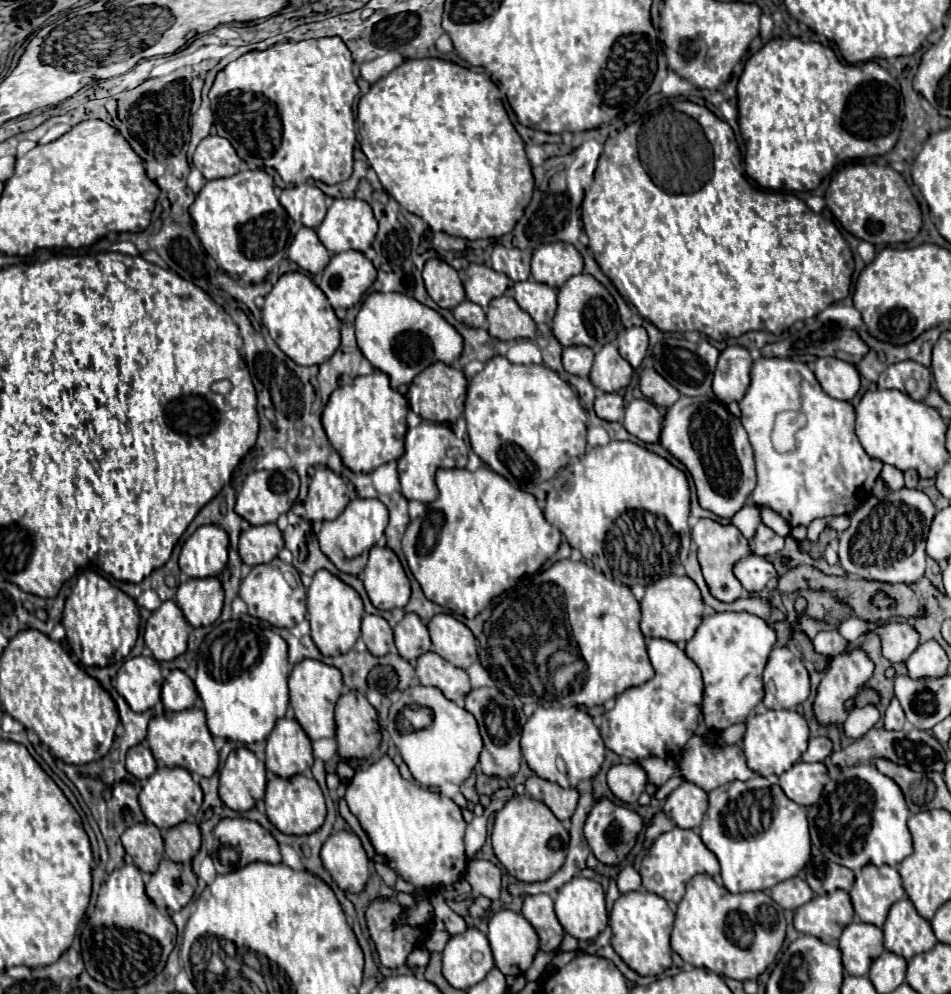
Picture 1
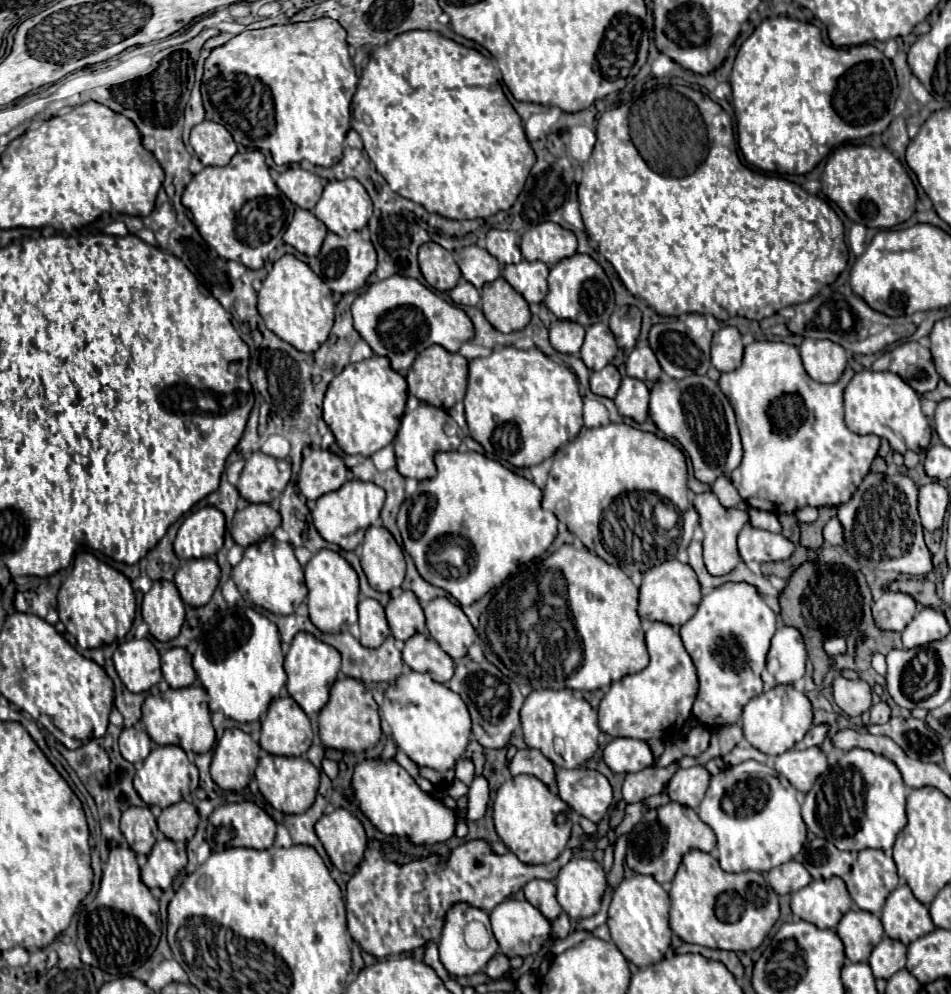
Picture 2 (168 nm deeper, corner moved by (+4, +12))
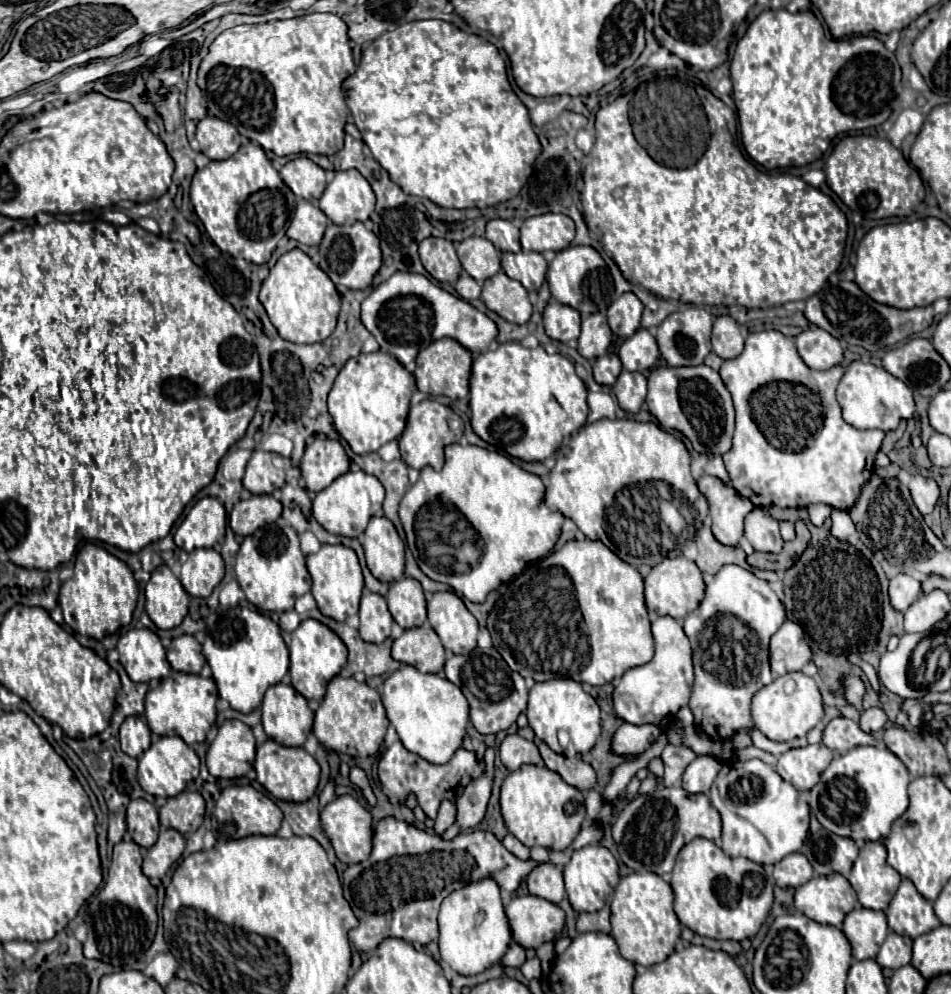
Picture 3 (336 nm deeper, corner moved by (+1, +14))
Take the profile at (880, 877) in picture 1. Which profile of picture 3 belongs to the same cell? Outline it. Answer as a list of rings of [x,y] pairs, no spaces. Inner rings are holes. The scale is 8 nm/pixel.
[[[867,842],[851,868],[851,886],[863,908],[885,910],[901,882],[895,868],[887,864],[883,842]]]

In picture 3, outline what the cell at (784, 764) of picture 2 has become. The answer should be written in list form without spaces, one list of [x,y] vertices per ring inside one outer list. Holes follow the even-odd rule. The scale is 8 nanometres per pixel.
[[[823,744],[791,748],[779,758],[777,772],[783,780],[791,782],[799,792],[805,792],[817,784],[821,772],[829,766],[831,758],[831,750],[827,750],[827,746]]]

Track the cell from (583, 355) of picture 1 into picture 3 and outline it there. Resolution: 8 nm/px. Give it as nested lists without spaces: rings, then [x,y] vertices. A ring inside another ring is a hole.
[[[549,300],[543,310],[543,324],[549,338],[559,342],[571,342],[579,338],[581,316],[575,308],[563,306],[557,300]]]

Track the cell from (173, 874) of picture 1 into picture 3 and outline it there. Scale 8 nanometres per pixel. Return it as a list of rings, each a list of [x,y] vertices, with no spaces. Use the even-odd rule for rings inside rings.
[[[163,828],[159,832],[159,840],[155,846],[147,850],[147,856],[143,858],[143,874],[149,878],[163,878],[173,862],[181,858],[185,850],[185,838],[177,830]]]

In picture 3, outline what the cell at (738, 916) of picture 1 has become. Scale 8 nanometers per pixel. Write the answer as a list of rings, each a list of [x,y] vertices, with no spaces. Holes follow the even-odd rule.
[[[693,838],[677,854],[671,872],[675,914],[693,932],[717,940],[753,938],[773,904],[773,882],[763,866],[749,858],[731,858],[715,842]]]

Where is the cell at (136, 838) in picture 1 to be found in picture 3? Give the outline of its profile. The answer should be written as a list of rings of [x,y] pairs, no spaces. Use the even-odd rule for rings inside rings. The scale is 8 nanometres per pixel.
[[[143,798],[131,800],[127,808],[127,832],[143,848],[151,848],[155,844],[159,834],[159,818],[151,802]]]

